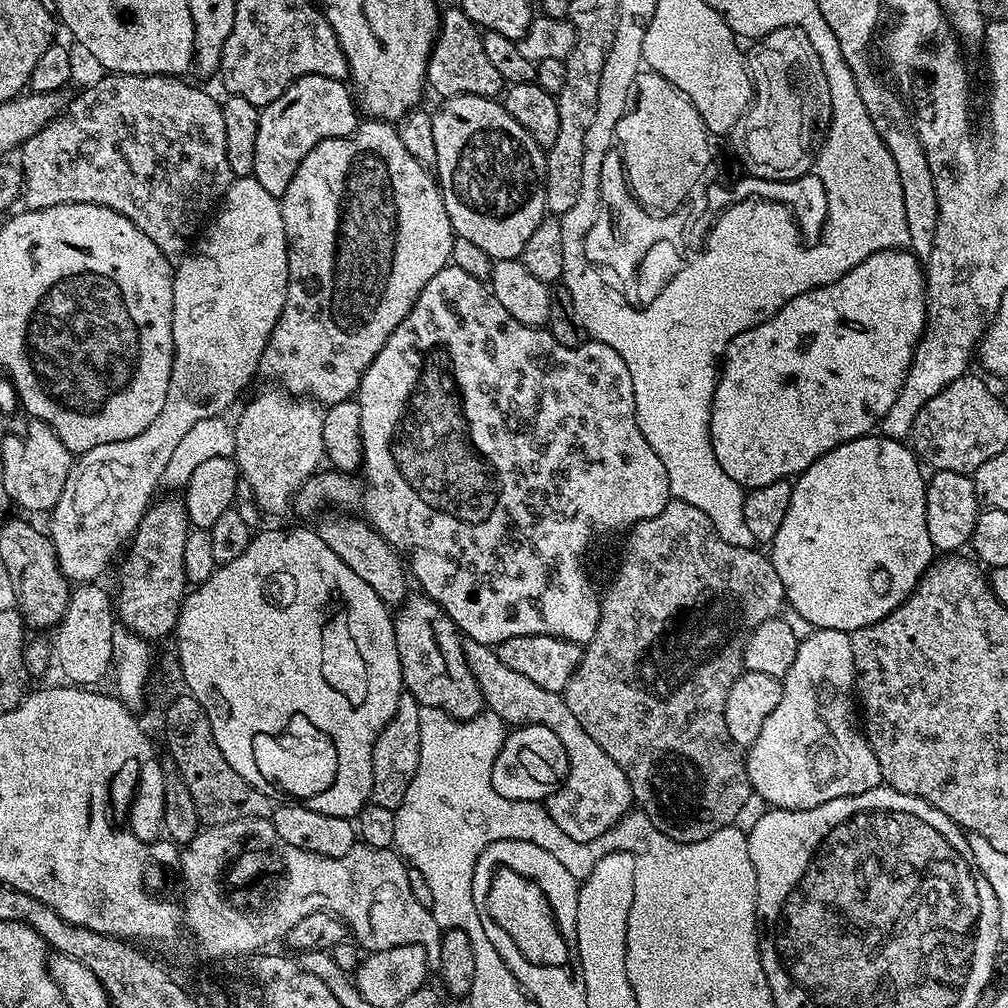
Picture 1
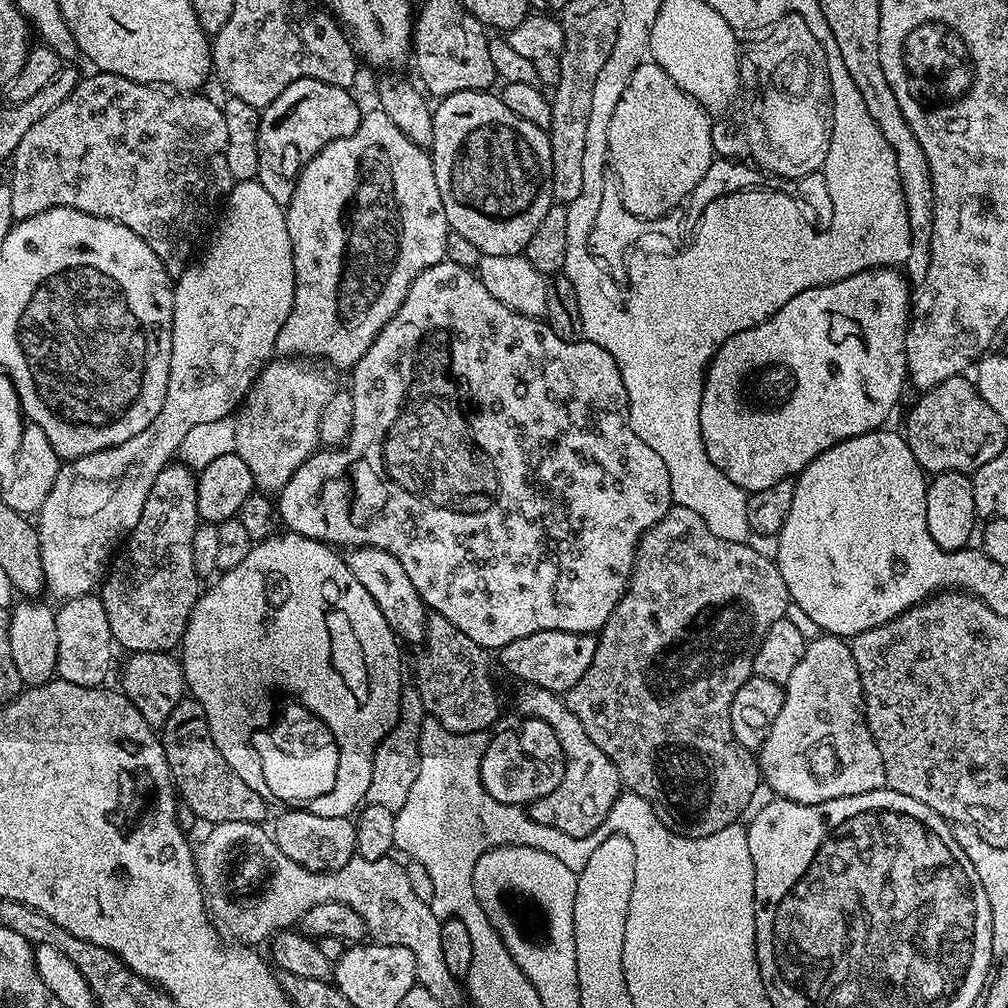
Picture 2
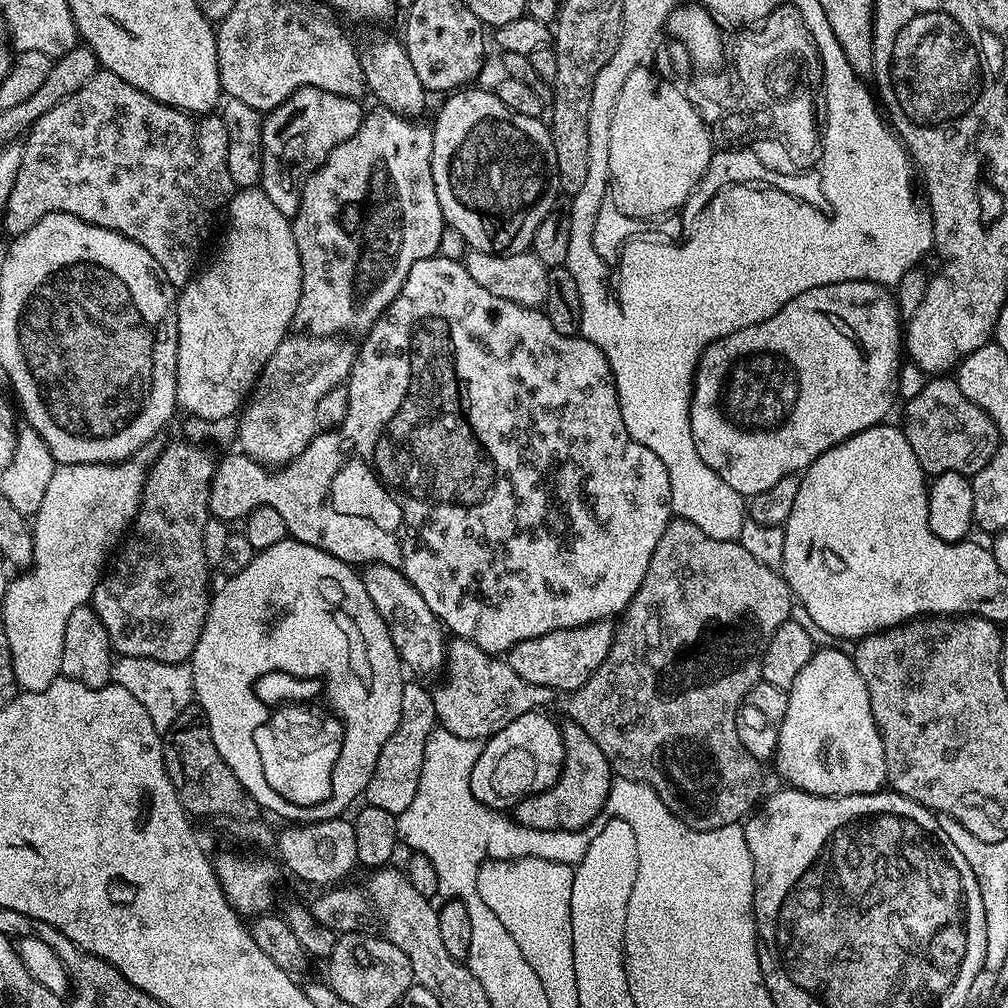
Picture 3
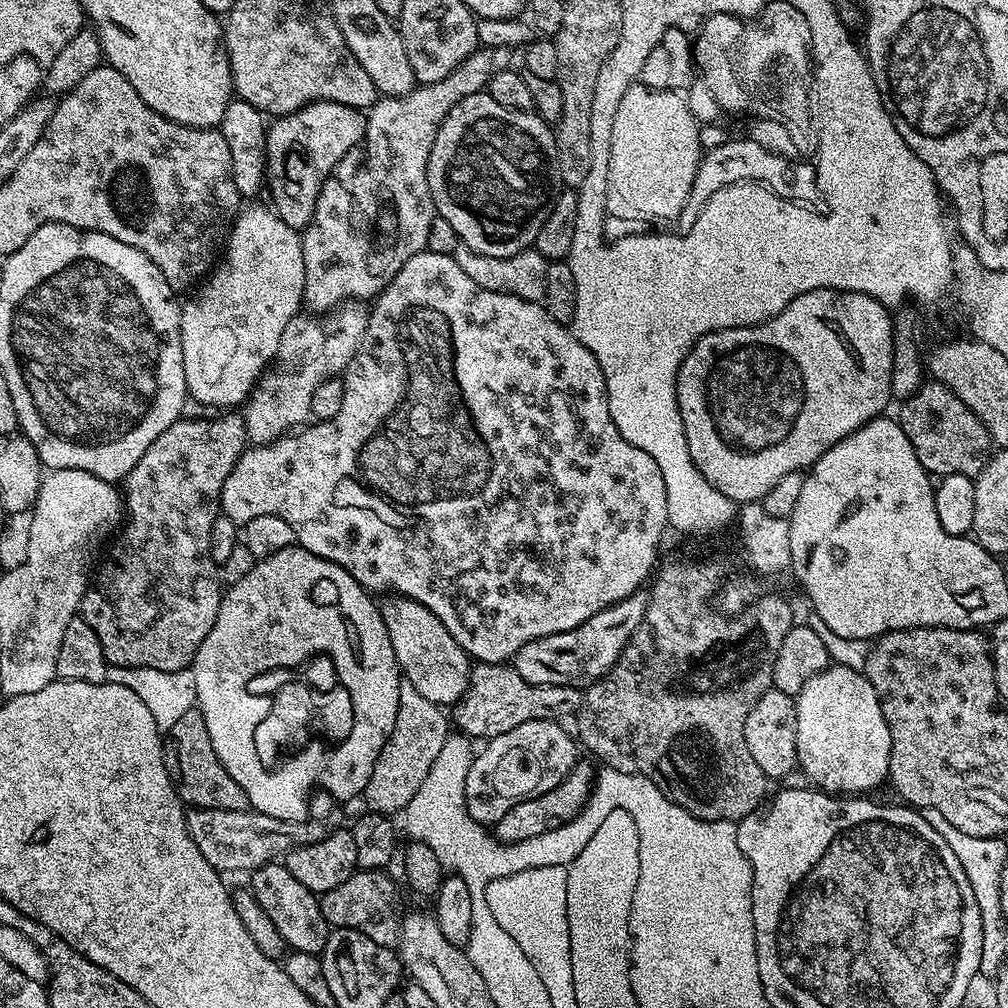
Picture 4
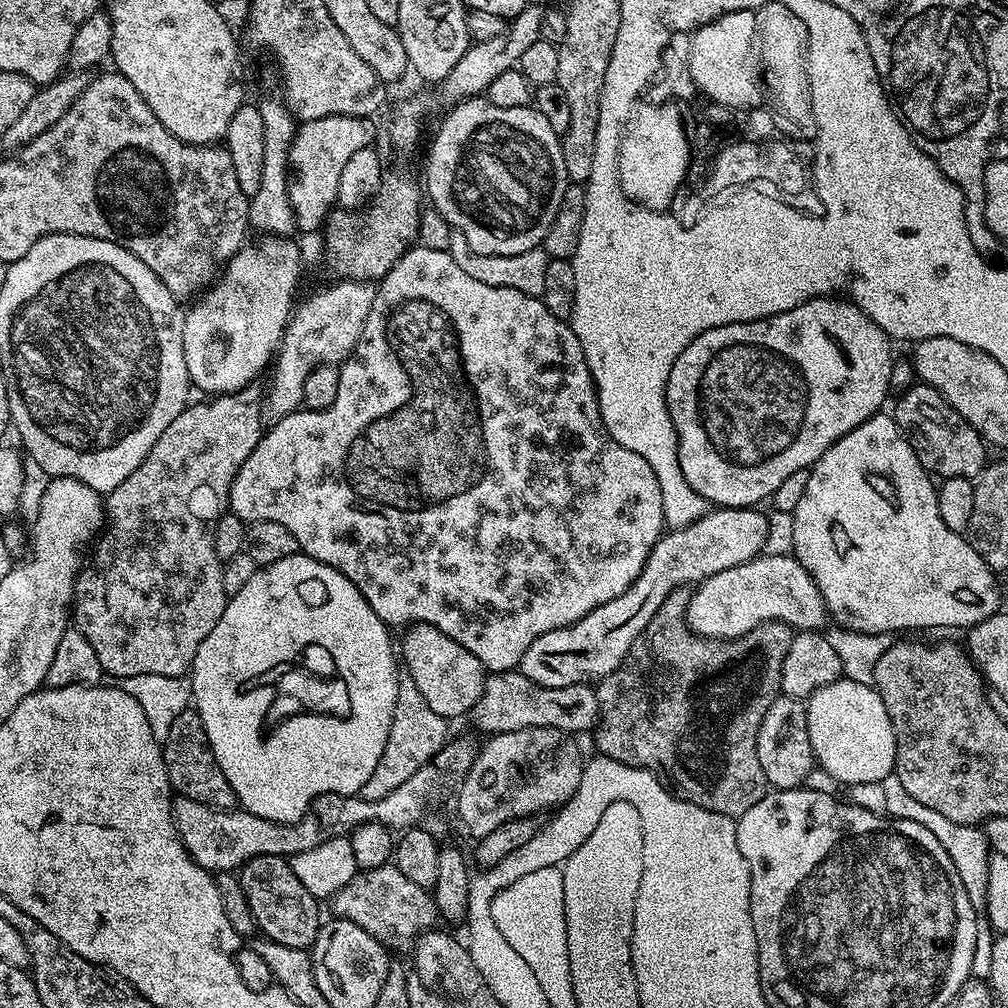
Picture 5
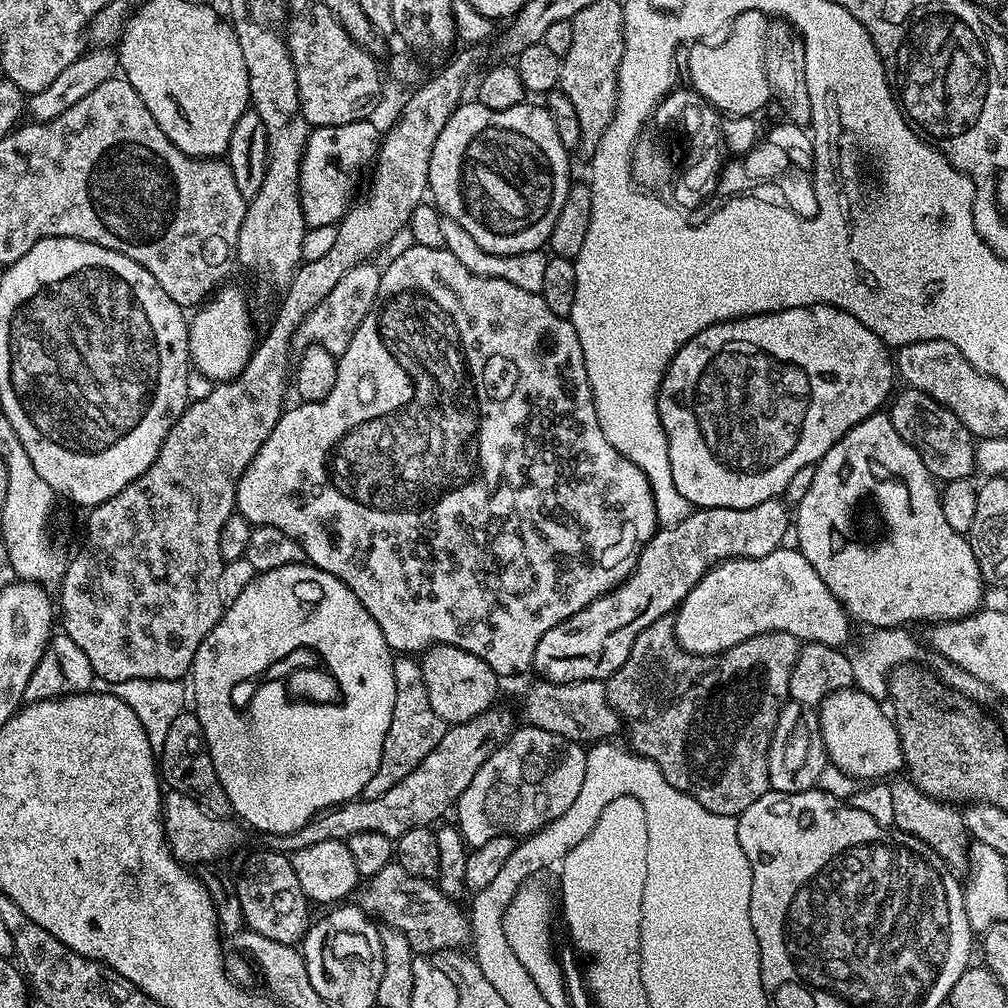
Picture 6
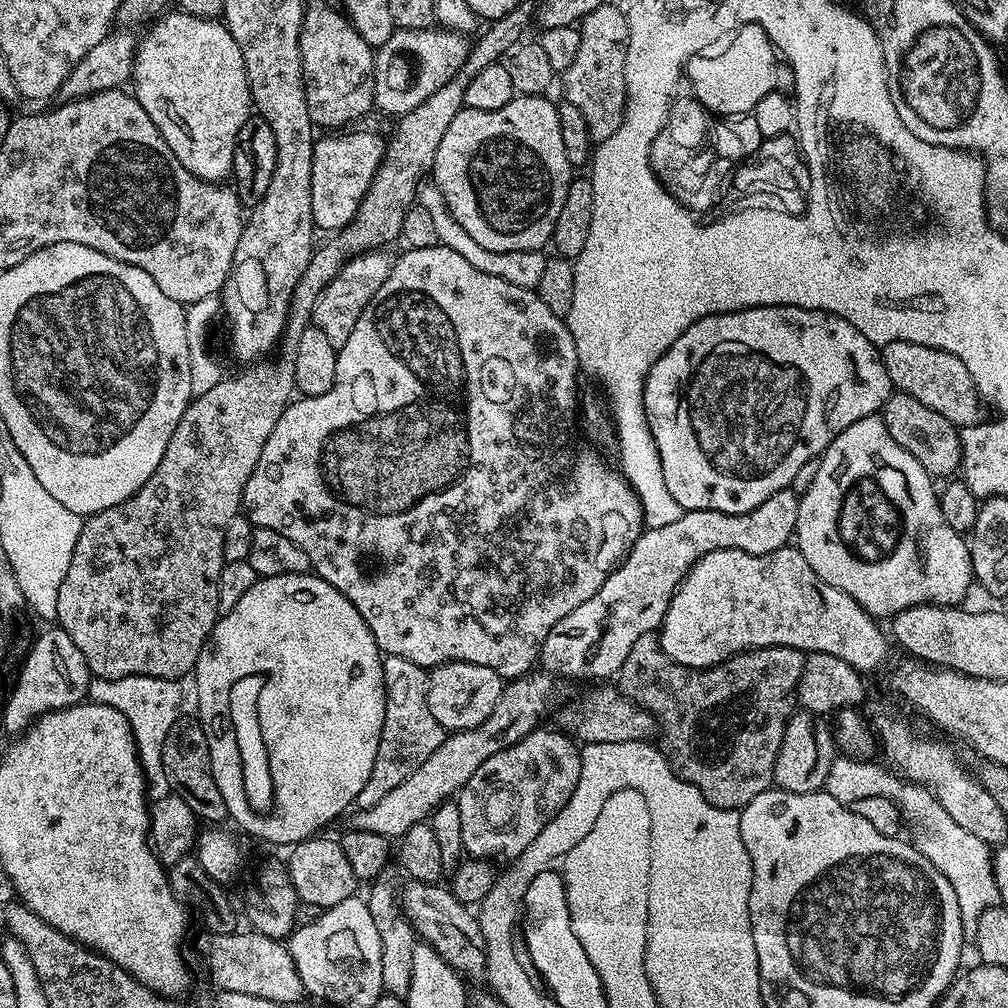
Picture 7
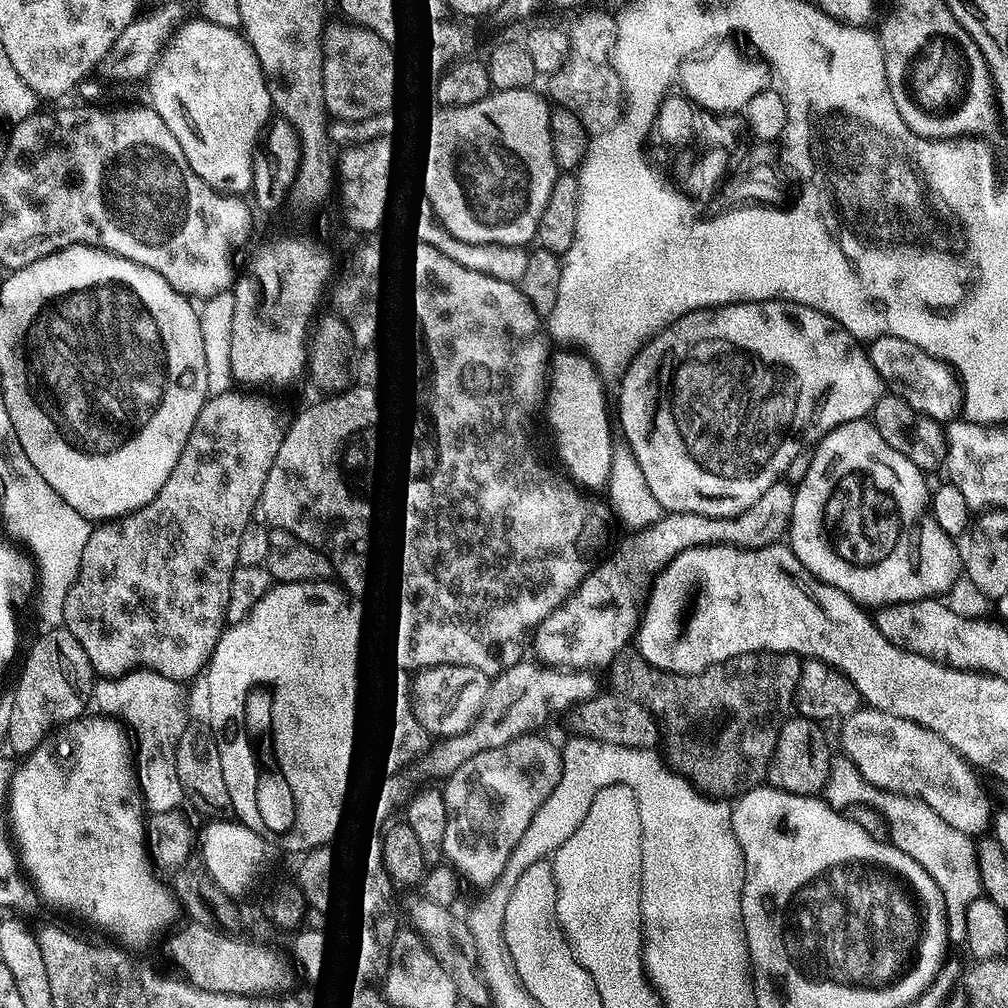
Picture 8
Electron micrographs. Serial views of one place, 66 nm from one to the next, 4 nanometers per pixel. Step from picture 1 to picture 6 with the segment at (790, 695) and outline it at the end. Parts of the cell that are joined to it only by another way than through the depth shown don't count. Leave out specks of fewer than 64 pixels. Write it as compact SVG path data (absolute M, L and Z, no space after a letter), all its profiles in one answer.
M855 686L830 694L818 705L820 737L829 761L835 768L860 782L872 780L875 776L891 777L904 766L902 746L893 717L885 709L884 713L880 706L879 699L861 692Z

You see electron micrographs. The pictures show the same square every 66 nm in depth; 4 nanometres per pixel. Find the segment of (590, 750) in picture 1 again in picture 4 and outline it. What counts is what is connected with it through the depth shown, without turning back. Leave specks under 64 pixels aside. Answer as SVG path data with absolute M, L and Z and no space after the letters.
M578 762L566 774L566 778L554 790L546 794L538 794L534 798L526 798L526 802L518 802L494 825L494 835L497 840L505 845L514 846L522 840L539 841L539 836L555 833L557 828L569 824L579 812L589 807L588 799L592 796L592 783L598 780L598 772L595 772L590 765Z

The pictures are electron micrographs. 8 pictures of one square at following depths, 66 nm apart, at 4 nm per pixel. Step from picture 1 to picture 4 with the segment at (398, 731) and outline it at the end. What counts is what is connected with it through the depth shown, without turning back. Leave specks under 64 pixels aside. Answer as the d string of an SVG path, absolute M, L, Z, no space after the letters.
M439 707L437 712L432 712L432 720L428 720L428 716L416 716L416 724L412 724L412 720L404 720L404 712L398 713L400 728L408 728L408 732L396 732L396 736L390 734L390 738L386 738L386 746L382 746L374 762L370 782L366 782L362 793L363 807L370 812L403 813L410 798L414 798L422 782L426 782L426 774L430 774L430 766L434 766L438 750L442 750L440 736L450 735L450 720L449 717L447 720L443 707Z

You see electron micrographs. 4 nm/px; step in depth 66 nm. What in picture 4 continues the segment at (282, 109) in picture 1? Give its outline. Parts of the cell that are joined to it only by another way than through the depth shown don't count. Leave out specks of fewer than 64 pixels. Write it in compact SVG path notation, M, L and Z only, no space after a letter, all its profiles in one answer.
M316 100L313 104L302 106L285 116L275 117L268 130L268 174L266 177L267 195L272 195L271 207L286 222L286 226L303 230L314 214L314 206L318 202L318 194L322 186L333 175L332 172L340 164L340 159L359 145L364 138L367 115L359 108L342 106L338 102Z

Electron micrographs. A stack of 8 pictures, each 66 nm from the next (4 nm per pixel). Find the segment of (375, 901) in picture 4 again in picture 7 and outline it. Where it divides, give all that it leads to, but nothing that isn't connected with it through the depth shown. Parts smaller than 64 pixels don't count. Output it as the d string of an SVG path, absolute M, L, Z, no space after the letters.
M410 880L406 884L400 895L400 904L415 935L438 950L443 960L461 975L466 976L474 968L481 969L484 950L477 915L467 905L458 902L447 887L418 880Z

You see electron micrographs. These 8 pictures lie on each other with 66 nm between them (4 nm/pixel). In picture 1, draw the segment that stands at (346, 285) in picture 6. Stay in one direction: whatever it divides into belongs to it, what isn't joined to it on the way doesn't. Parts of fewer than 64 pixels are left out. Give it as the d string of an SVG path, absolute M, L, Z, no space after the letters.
M284 390L275 391L254 397L241 410L240 421L234 424L236 466L265 517L280 516L287 508L291 509L302 485L325 459L321 409L307 398L297 398Z

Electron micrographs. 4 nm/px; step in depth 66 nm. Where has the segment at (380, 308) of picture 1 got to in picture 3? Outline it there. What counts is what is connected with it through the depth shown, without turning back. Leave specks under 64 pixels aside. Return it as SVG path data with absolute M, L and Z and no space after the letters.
M381 106L374 108L373 112L369 111L365 115L356 133L350 138L346 138L346 142L334 146L334 150L330 150L326 162L322 162L320 169L308 177L304 184L298 214L291 217L294 242L298 246L298 258L302 262L302 294L298 302L294 324L301 333L309 336L338 336L352 334L348 332L357 332L357 334L367 332L369 328L374 326L376 319L387 310L390 302L394 302L394 298L402 290L402 282L406 282L414 262L422 262L422 258L430 258L440 251L442 230L446 225L442 206L438 206L438 190L434 190L432 129L427 123L425 125L416 124L420 122L402 116L392 109Z

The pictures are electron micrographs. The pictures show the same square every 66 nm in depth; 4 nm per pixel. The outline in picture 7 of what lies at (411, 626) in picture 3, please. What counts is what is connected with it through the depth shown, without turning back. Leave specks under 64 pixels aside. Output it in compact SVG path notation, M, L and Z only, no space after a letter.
M451 660L431 669L427 696L430 712L449 733L464 731L469 724L478 727L494 710L503 691L502 677L486 666Z

